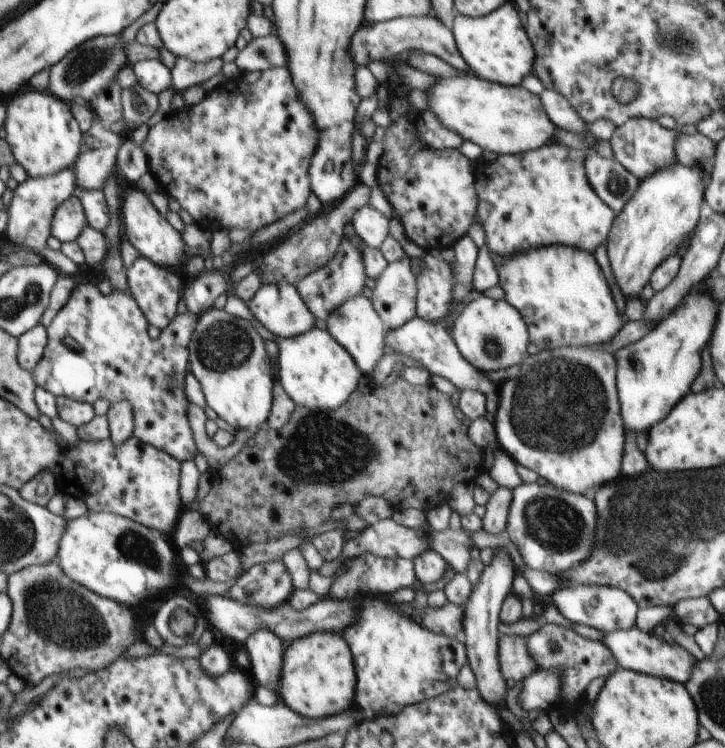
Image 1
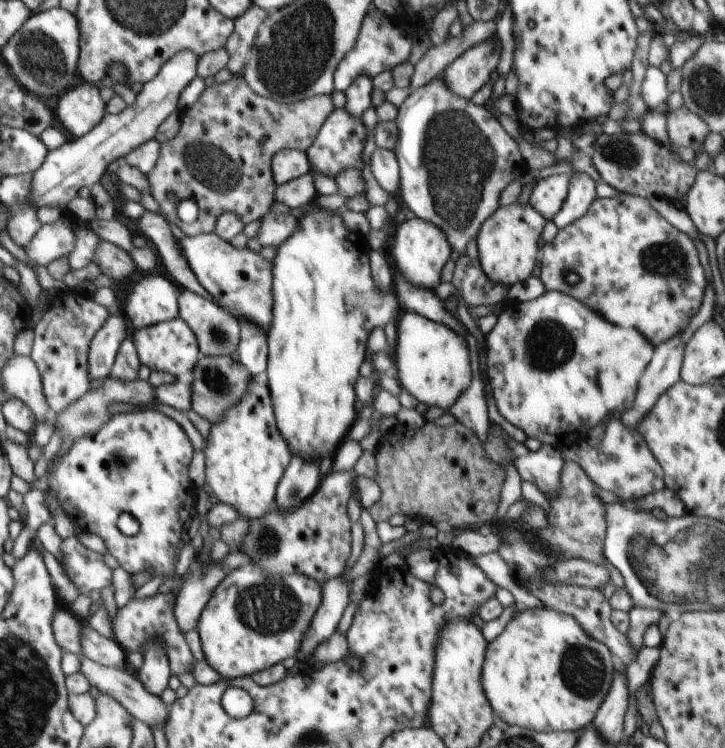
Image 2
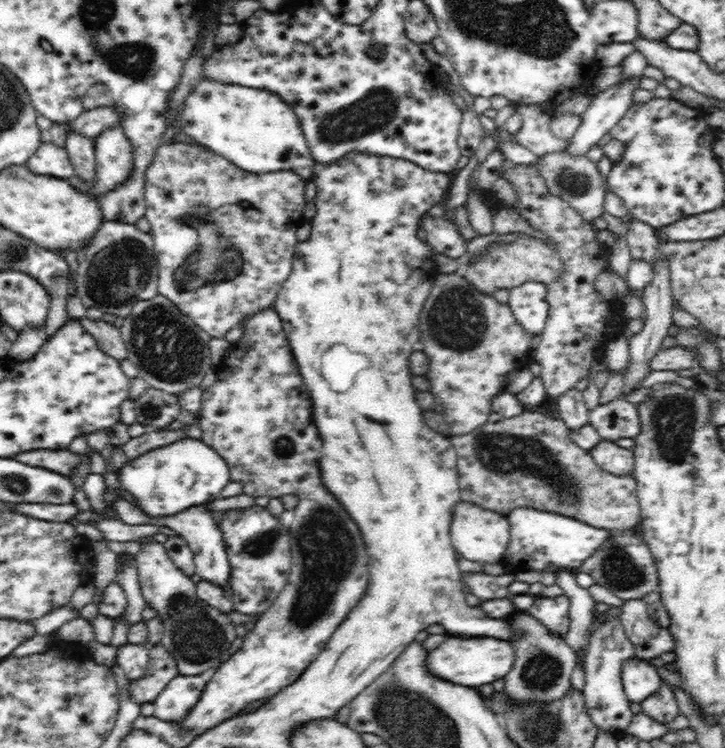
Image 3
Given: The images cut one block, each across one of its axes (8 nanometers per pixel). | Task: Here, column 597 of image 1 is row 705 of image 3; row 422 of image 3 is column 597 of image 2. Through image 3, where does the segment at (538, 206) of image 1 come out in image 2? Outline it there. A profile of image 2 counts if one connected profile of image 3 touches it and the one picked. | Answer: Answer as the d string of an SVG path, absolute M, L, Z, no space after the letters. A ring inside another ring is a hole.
M630 193L594 199L580 218L558 229L554 240L541 247L539 261L542 263L539 278L546 291L569 294L592 308L604 320L618 326L635 328L654 348L684 331L698 312L704 300L704 290L709 284L694 241L664 219L652 208L648 199Z

